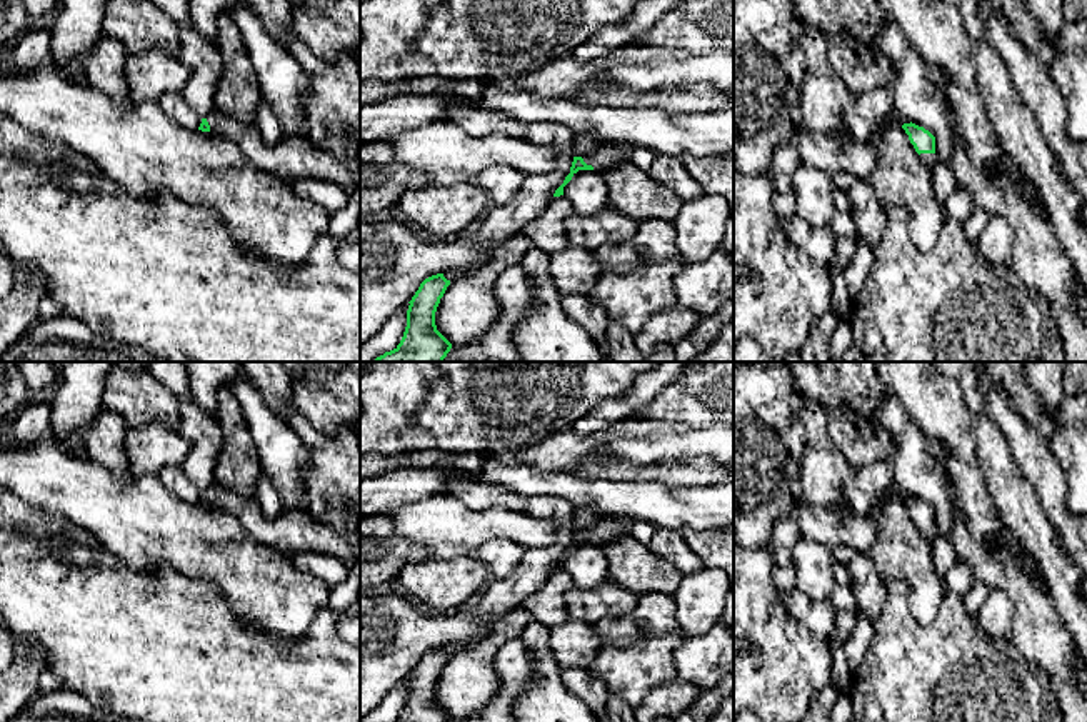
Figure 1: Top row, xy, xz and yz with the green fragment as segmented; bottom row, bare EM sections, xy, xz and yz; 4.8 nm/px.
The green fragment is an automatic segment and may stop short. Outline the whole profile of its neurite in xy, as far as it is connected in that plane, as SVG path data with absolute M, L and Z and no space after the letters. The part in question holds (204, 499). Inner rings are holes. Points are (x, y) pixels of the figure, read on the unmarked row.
M217 484L202 492L198 504L232 514L253 539L287 555L317 552L337 557L347 567L360 564L360 534L345 540L308 510L283 509L278 517L268 519L257 497L238 495Z

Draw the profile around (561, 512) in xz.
M537 497L530 499L525 514L547 520L555 525L557 540L549 549L525 550L518 567L503 579L495 579L485 595L475 607L477 619L482 622L495 622L503 614L520 607L527 597L540 590L555 564L570 547L574 535L572 519L575 507L562 499Z

